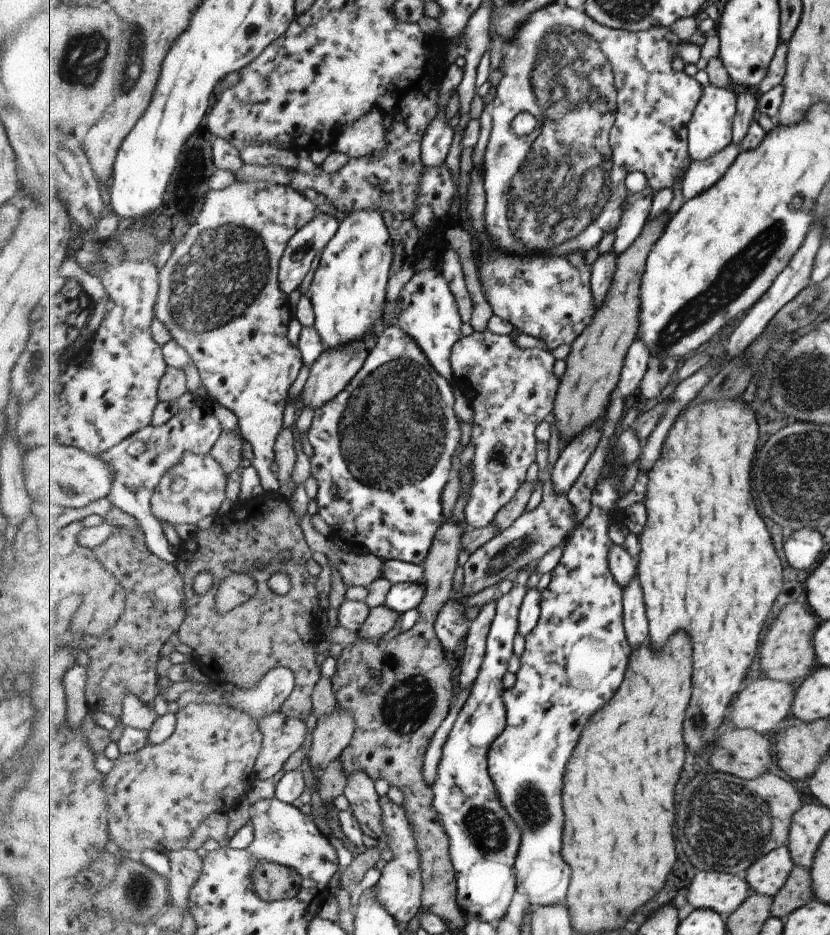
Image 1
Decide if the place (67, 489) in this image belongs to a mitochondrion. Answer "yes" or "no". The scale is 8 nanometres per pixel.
yes

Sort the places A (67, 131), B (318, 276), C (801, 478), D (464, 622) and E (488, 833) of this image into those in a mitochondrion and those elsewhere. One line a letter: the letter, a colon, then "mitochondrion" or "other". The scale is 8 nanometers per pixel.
A: other
B: other
C: mitochondrion
D: other
E: mitochondrion

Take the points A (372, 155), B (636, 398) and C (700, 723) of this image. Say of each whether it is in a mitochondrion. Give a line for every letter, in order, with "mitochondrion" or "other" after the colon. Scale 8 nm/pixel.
A: other
B: other
C: mitochondrion

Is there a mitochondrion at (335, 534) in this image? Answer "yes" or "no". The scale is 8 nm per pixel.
no

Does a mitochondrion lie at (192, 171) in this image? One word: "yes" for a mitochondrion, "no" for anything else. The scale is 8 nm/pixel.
yes

